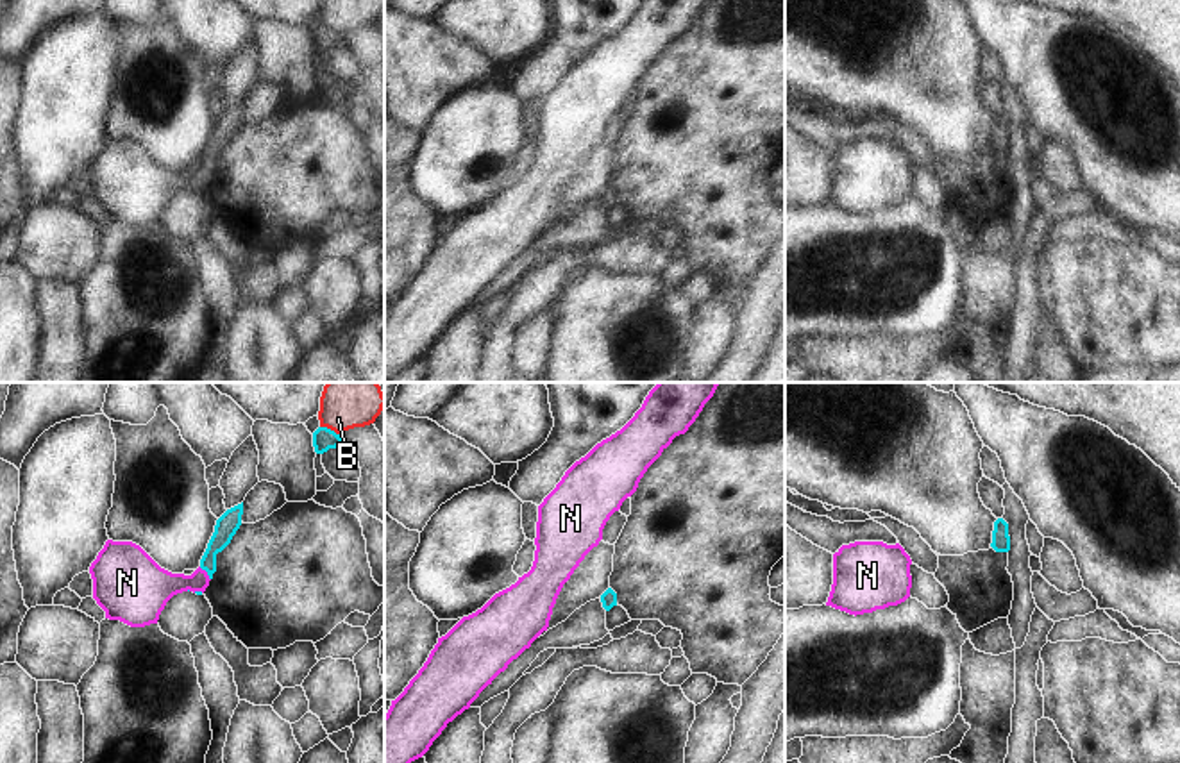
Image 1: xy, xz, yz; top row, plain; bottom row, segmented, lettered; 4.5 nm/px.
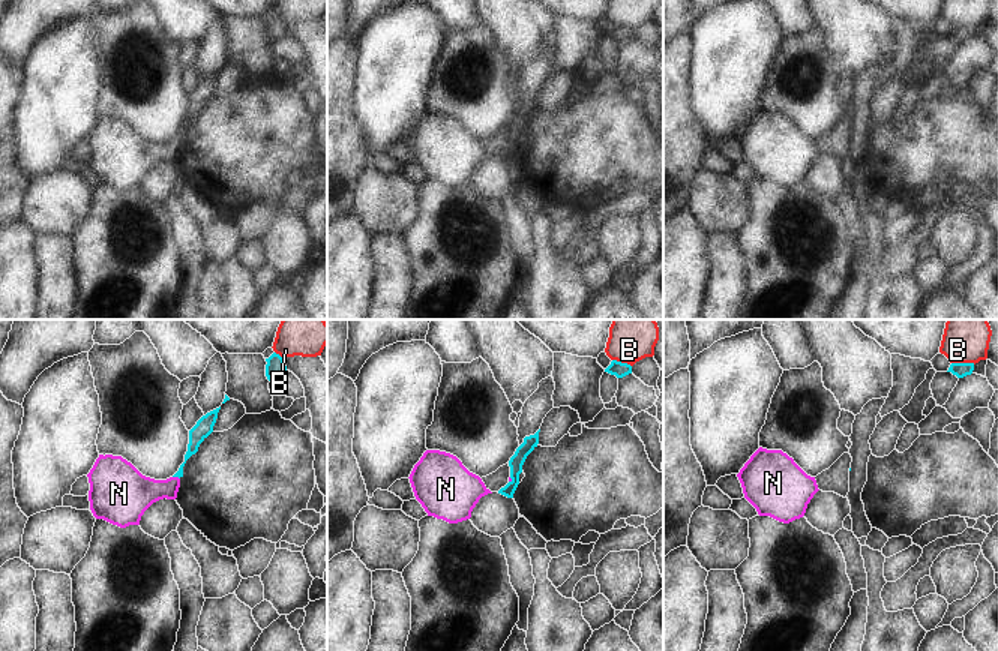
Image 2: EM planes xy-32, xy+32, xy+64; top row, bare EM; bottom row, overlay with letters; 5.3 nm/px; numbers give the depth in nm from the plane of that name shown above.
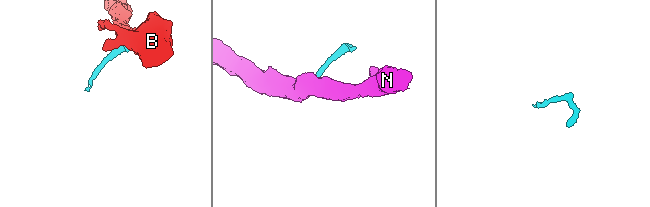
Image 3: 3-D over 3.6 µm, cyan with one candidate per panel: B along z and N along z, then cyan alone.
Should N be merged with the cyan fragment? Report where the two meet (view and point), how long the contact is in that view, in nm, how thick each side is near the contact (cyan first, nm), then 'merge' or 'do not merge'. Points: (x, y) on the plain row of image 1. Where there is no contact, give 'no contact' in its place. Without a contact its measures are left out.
xy (206, 170) | 80 nm | 100/180 nm | merge

